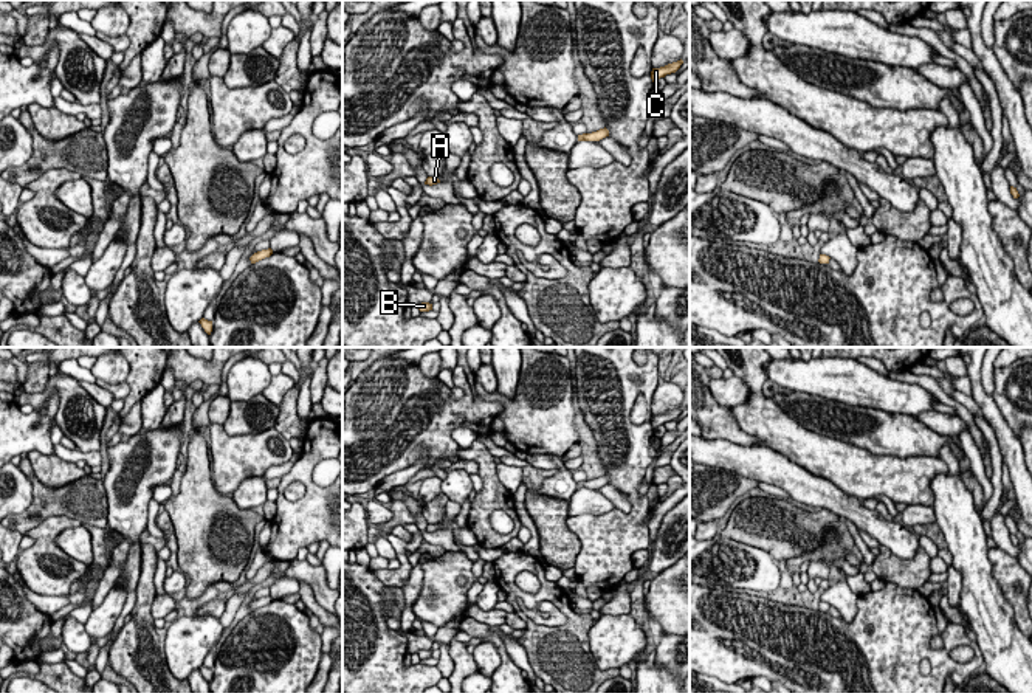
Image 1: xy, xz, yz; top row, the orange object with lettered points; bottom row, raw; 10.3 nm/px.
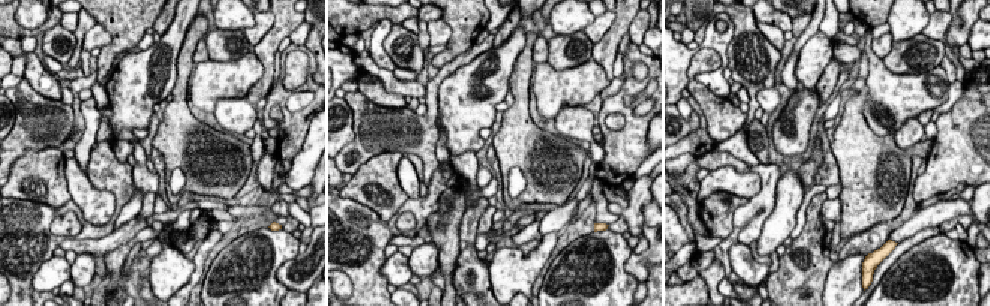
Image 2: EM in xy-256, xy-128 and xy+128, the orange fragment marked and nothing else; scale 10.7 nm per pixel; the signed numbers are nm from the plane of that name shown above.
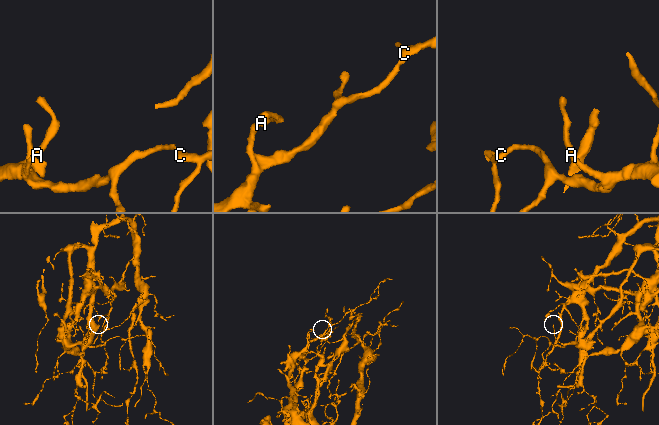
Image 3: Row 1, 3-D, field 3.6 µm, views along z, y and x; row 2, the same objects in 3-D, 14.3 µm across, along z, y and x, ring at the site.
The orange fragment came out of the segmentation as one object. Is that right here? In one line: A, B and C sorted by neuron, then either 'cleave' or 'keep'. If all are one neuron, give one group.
groups A B C; keep

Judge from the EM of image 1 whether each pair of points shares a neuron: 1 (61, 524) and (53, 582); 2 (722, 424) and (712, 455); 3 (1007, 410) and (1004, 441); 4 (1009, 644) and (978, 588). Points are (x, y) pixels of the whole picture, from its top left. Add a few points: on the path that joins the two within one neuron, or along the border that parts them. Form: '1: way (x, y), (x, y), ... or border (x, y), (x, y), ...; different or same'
1: way (47, 537), (44, 549), (36, 557), (39, 568); same
2: border (705, 437), (753, 445); different
3: border (992, 394), (1015, 437); different
4: way (997, 630), (981, 602); same

